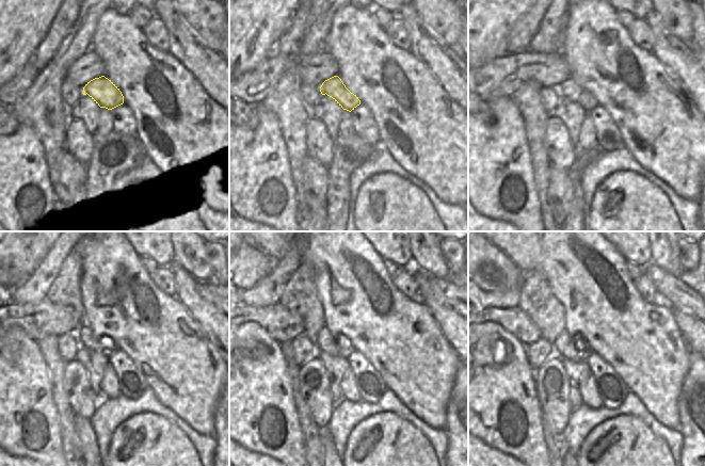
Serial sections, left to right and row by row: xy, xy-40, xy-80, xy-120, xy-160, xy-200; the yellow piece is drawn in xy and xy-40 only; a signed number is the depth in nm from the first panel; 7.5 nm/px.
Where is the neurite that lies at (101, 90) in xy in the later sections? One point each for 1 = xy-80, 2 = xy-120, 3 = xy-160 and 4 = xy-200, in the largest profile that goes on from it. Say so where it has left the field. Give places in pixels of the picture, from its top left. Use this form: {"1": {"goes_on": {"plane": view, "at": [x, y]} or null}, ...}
{"1": {"goes_on": {"plane": "xy-80", "at": [569, 89]}}, "2": {"goes_on": {"plane": "xy-120", "at": [87, 339]}}, "3": {"goes_on": {"plane": "xy-160", "at": [336, 346]}}, "4": {"goes_on": {"plane": "xy-200", "at": [575, 349]}}}

